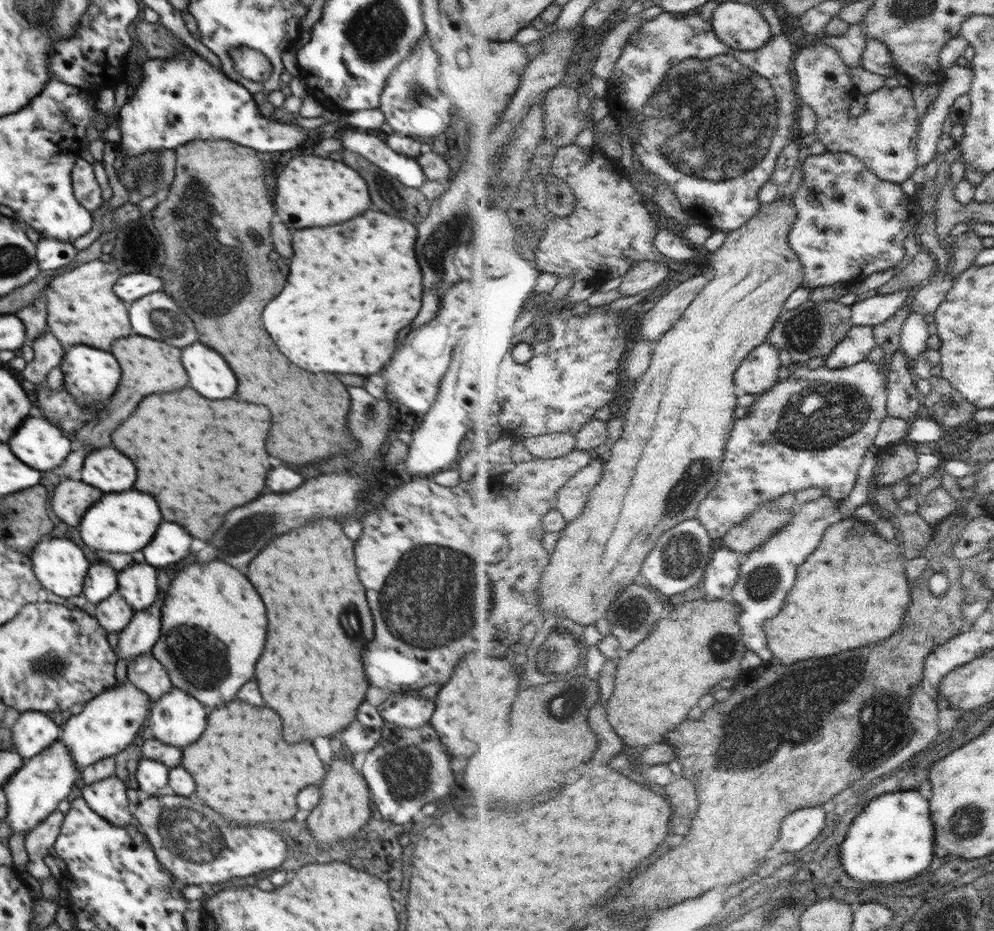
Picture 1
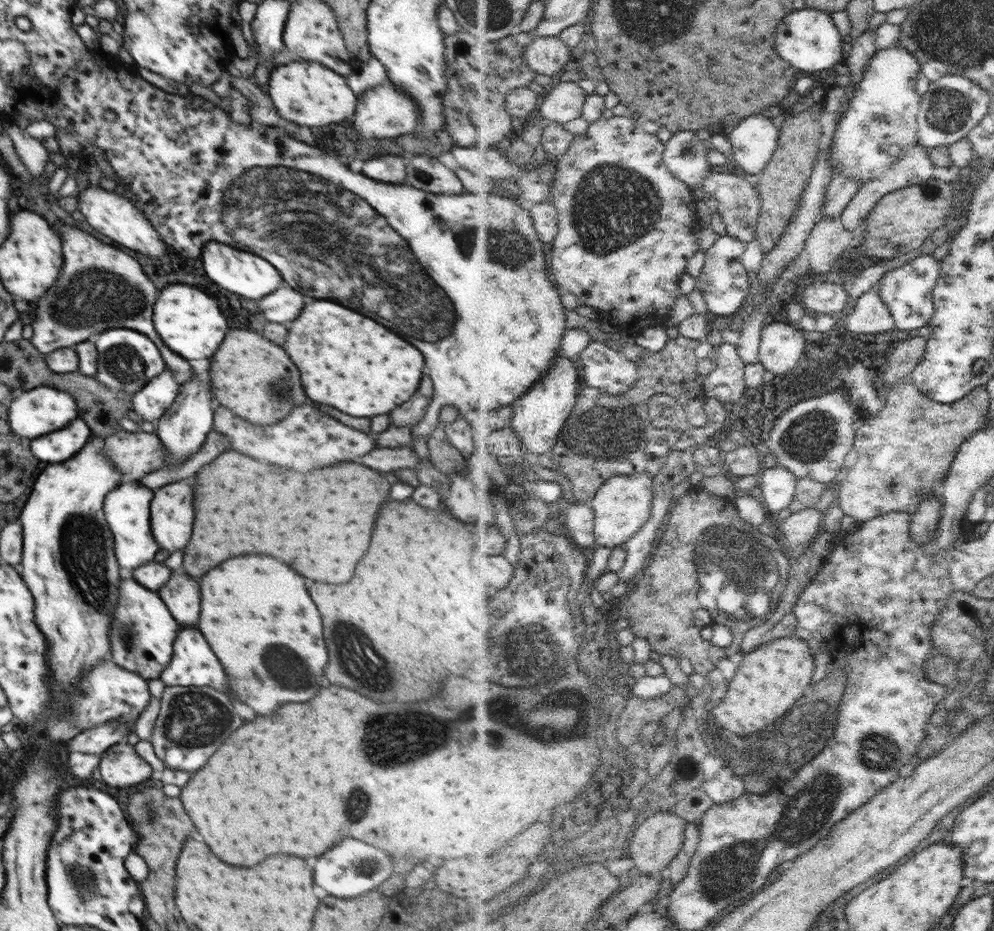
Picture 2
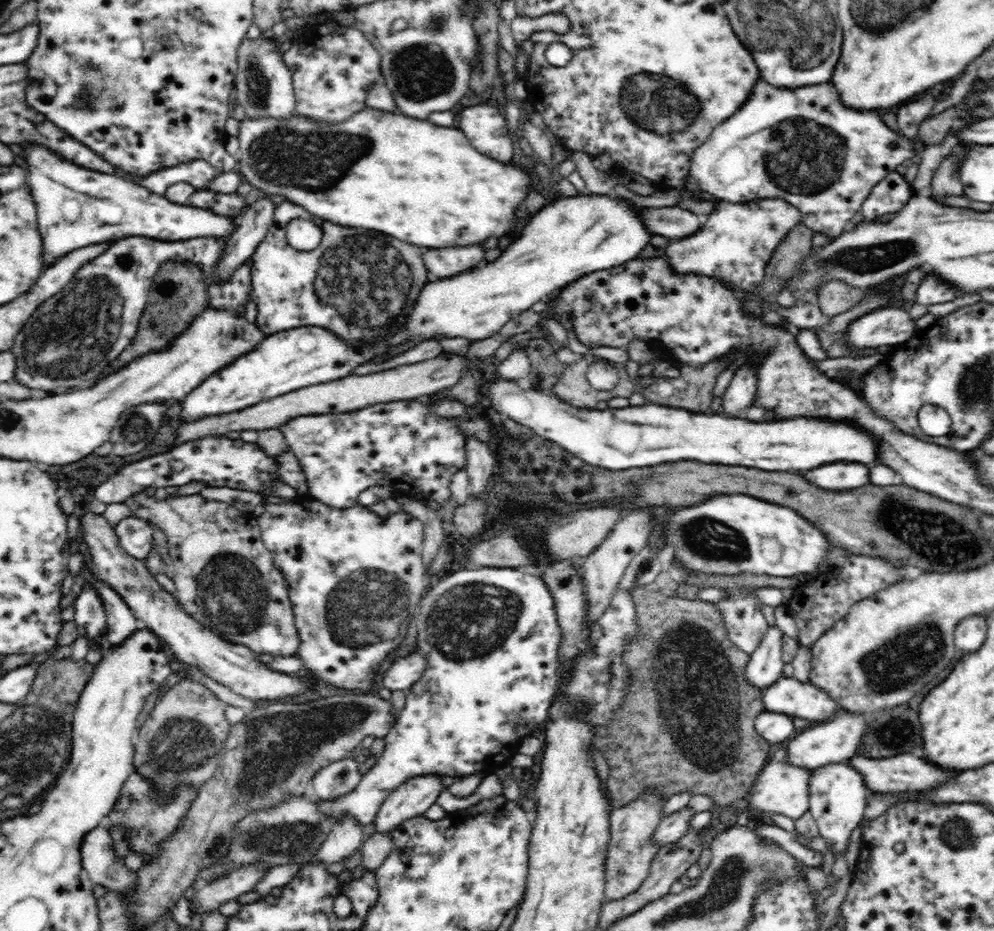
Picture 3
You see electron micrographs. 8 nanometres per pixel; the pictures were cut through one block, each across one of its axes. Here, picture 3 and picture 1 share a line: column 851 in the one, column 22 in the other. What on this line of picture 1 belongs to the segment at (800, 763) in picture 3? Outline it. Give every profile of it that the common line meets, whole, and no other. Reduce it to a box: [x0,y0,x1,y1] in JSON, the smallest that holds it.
[12,711,61,760]

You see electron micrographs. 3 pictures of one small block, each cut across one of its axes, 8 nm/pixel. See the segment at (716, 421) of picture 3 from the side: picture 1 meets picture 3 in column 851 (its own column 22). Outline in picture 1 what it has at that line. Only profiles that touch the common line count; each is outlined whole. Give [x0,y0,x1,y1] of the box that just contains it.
[8,416,70,470]

